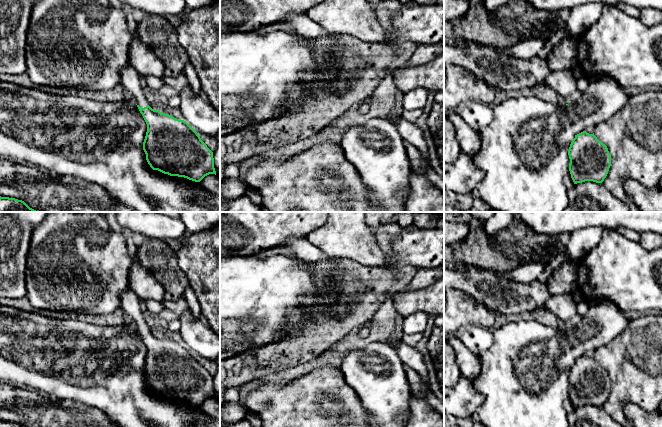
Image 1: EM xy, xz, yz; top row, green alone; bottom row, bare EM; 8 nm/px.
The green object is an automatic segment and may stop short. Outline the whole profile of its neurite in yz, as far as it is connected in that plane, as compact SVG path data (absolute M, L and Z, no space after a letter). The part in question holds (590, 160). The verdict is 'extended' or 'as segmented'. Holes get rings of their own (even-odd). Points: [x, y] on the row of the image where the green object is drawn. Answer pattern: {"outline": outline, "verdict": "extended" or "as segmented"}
{"outline": "M583 131L572 140L568 155L569 171L574 184L585 181L602 183L611 166L611 154L593 134Z", "verdict": "as segmented"}

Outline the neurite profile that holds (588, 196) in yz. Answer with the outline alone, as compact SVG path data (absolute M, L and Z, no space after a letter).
M593 181L574 184L568 192L570 203L564 212L630 212L630 208L603 185Z

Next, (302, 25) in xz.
M290 14L281 22L292 27L295 34L304 38L317 38L325 36L334 36L319 24L311 20L306 14Z

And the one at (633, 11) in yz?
M619 3L617 5L617 7L620 10L622 10L624 13L628 14L629 16L632 16L632 17L635 17L635 18L640 17L640 9L635 7L635 6L627 5L625 3Z

